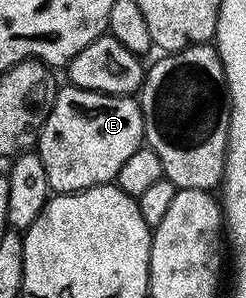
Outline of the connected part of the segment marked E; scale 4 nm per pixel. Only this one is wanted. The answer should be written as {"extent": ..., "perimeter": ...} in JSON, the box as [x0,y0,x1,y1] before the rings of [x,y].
{"extent":[38,85,144,193],"perimeter":[[[64,85],[56,92],[50,113],[40,130],[38,154],[46,169],[52,191],[71,193],[84,191],[93,185],[104,185],[112,179],[132,159],[132,154],[144,143],[144,114],[139,102],[130,95],[107,95],[97,91],[87,91],[81,87]]]}

